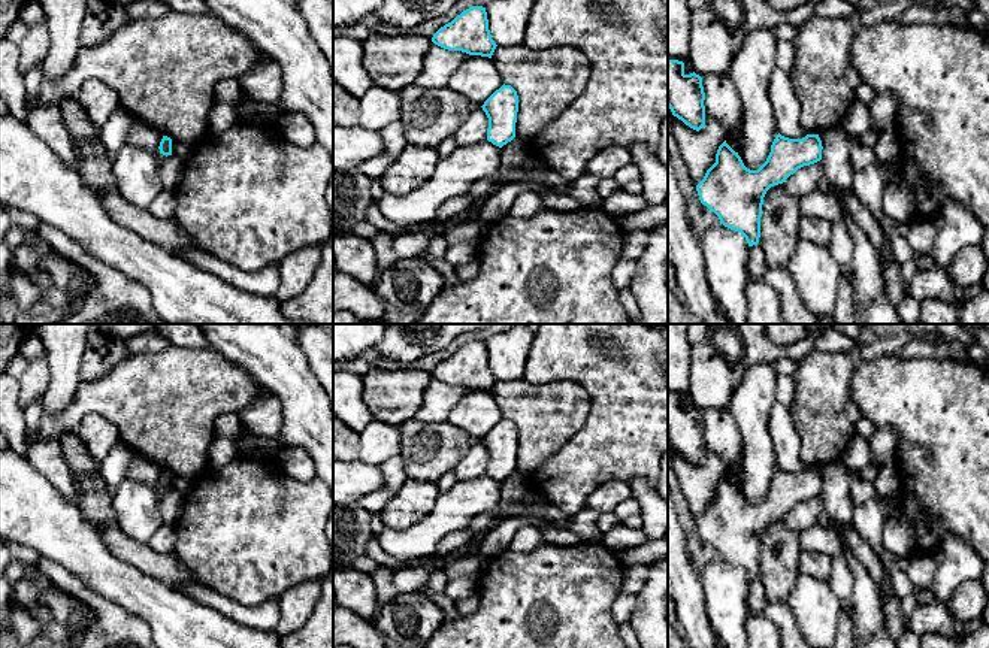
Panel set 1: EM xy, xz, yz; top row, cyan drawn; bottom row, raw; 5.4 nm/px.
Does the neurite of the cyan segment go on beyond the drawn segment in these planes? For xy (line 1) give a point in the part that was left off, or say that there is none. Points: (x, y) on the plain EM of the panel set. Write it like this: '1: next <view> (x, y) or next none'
1: next none

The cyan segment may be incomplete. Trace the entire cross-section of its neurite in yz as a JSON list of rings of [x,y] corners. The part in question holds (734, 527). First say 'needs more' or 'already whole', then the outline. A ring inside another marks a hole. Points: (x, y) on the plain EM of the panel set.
already whole | [[[778,467],[766,496],[750,505],[725,475],[717,484],[716,497],[696,520],[699,535],[719,551],[720,558],[740,566],[748,581],[757,579],[766,526],[798,503],[820,496],[822,484],[819,469],[789,473]]]

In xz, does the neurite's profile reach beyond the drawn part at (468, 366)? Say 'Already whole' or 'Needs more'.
Already whole

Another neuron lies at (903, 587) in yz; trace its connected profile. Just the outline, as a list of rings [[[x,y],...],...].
[[[893,569],[890,572],[890,576],[892,576],[893,591],[899,599],[904,599],[907,596],[917,596],[919,590],[910,581],[907,572],[901,569]]]

